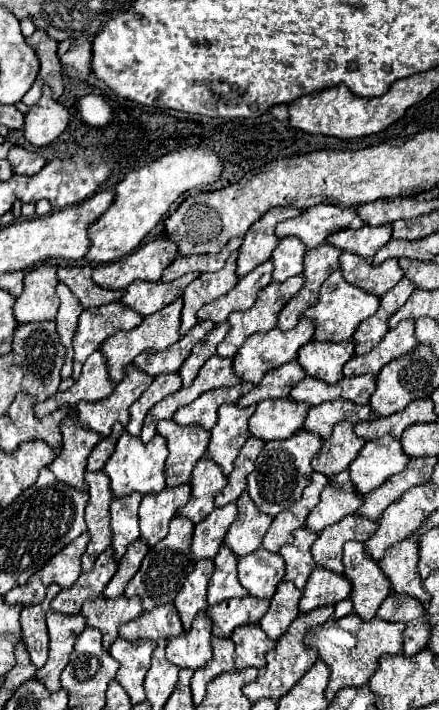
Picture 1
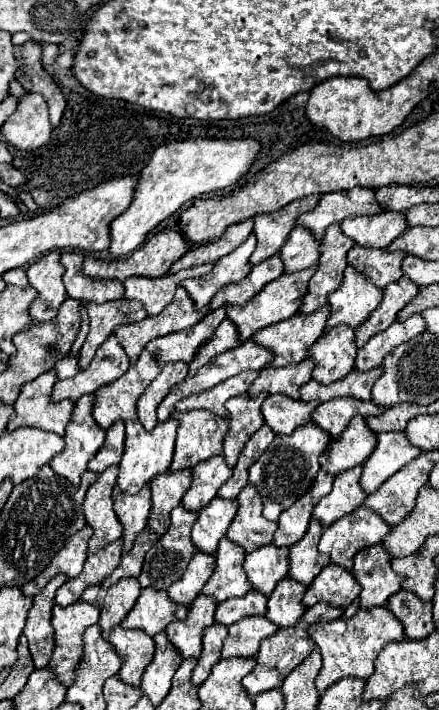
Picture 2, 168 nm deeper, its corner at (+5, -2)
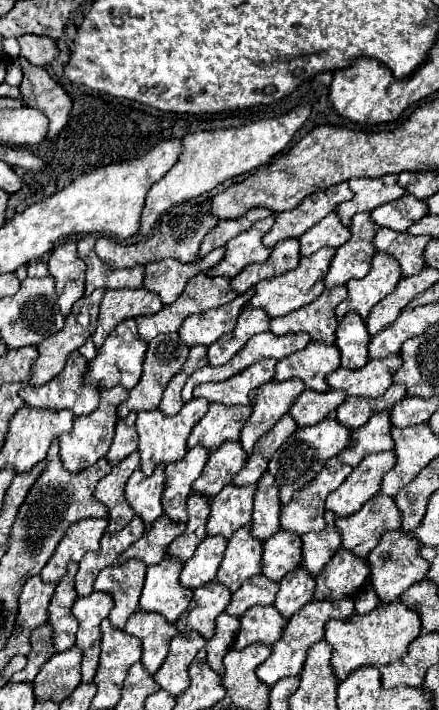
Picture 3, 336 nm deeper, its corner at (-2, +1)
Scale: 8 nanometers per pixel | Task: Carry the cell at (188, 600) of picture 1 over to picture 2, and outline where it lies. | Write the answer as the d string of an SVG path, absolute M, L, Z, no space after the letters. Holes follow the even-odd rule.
M197 551L185 569L185 575L167 589L169 597L175 603L189 605L201 593L203 585L209 581L209 577L213 575L213 569L215 569L215 555Z

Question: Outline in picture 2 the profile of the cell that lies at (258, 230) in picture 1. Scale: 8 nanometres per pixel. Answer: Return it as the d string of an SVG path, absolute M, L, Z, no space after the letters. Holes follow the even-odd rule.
M307 195L299 201L289 203L287 207L275 211L275 213L267 213L267 215L257 215L255 217L255 227L253 233L257 235L257 247L251 255L251 265L257 265L261 261L265 261L267 257L275 255L279 251L279 247L285 245L289 233L295 229L295 221L301 213L311 211L319 205L321 195Z

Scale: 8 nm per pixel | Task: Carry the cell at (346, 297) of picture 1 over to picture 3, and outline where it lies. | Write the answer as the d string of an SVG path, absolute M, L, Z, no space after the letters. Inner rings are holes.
M374 254L370 272L360 280L350 280L346 284L348 298L338 304L336 318L344 318L348 312L358 312L362 320L368 318L374 304L388 296L400 282L400 266L386 254Z

